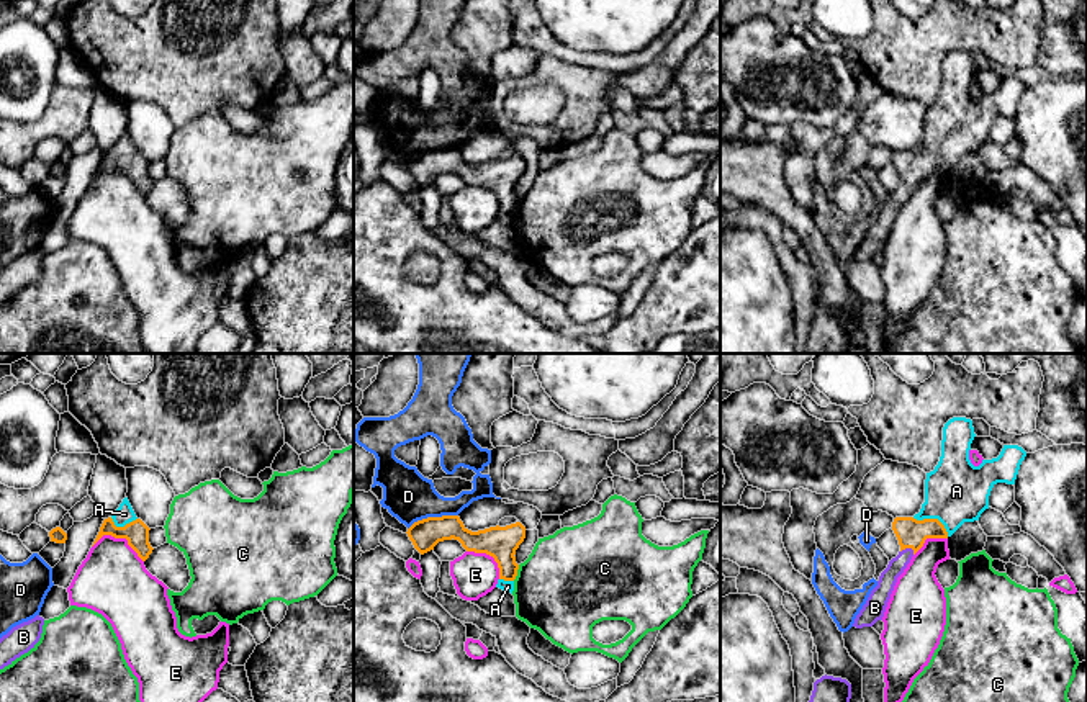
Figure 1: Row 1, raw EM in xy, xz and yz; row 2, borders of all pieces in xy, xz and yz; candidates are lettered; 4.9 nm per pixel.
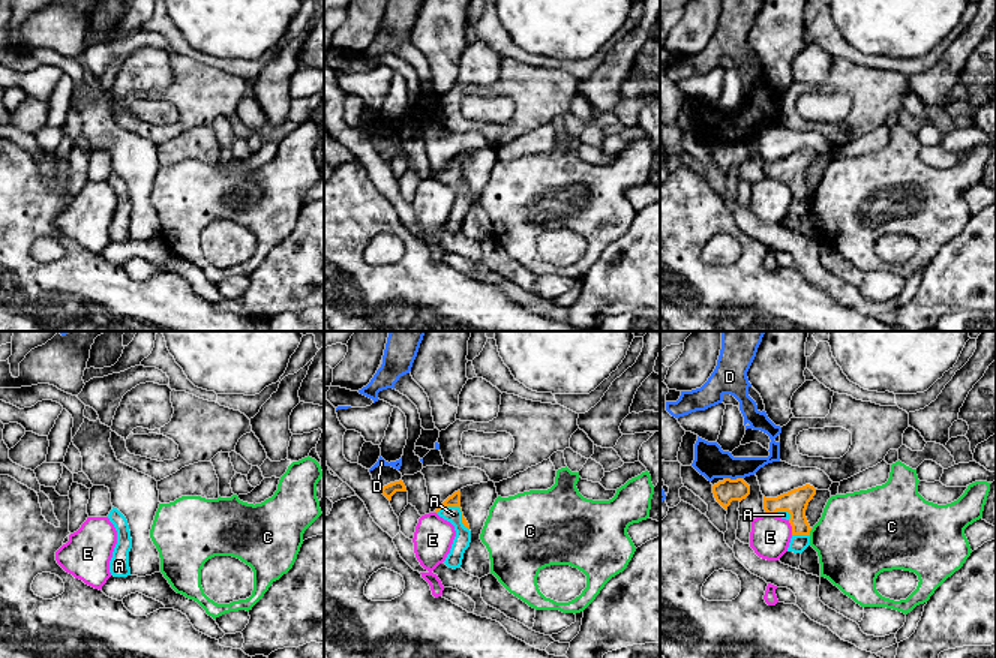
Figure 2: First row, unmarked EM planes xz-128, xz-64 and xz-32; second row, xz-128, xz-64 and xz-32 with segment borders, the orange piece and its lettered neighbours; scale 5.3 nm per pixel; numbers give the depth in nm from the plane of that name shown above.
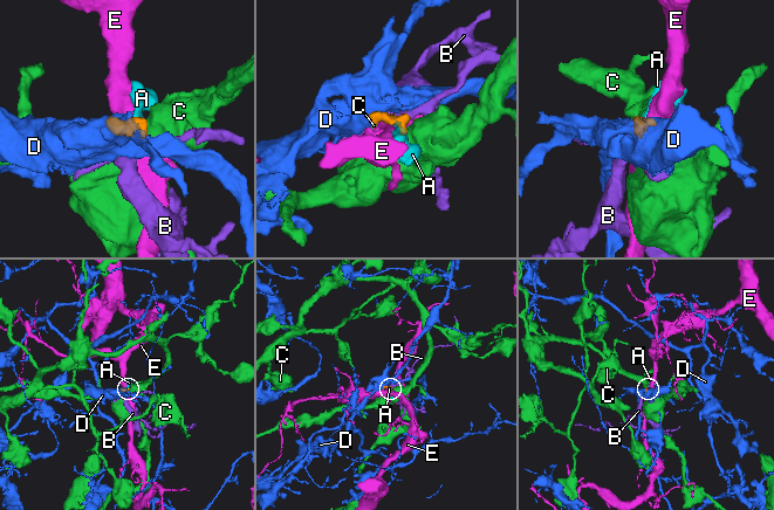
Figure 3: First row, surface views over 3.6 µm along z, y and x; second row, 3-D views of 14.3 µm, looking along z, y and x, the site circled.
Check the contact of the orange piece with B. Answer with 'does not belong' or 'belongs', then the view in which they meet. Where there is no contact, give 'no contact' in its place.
belongs; contact in yz

